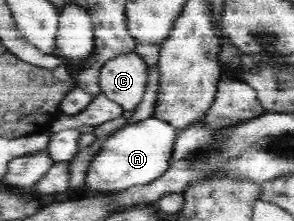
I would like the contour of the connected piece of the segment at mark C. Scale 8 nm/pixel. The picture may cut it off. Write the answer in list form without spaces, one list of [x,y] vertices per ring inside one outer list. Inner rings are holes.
[[[135,52],[110,59],[98,74],[105,96],[125,110],[133,110],[144,97],[148,65]]]

